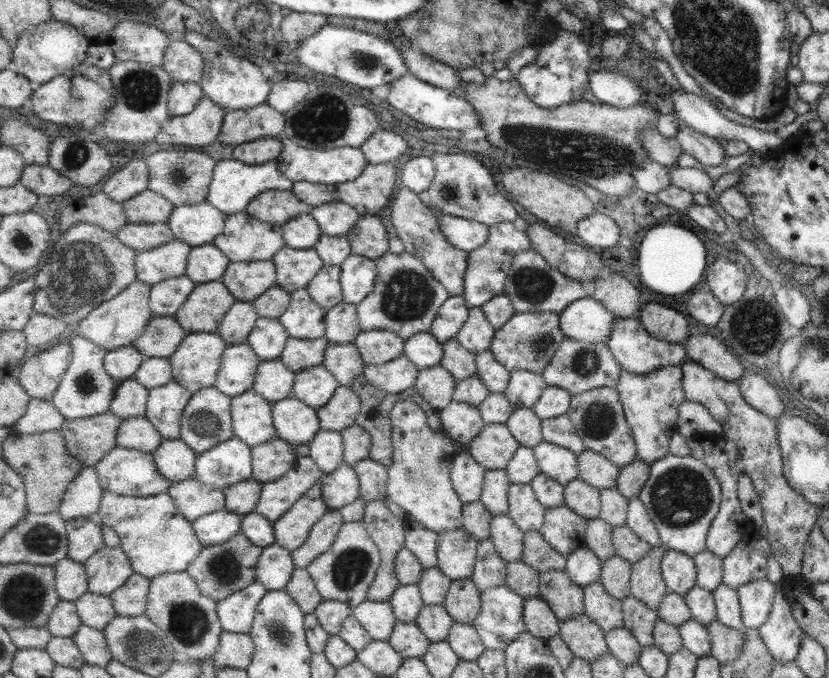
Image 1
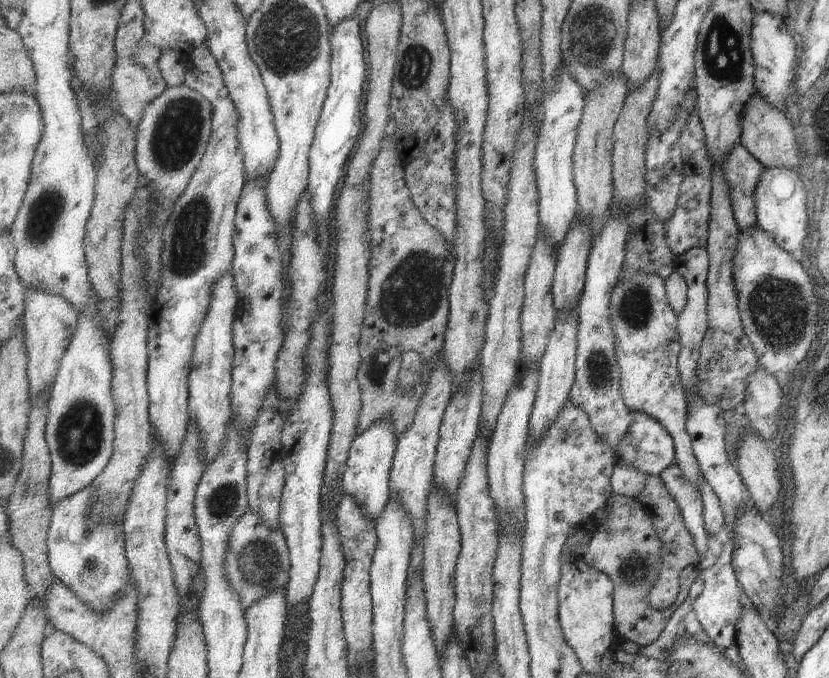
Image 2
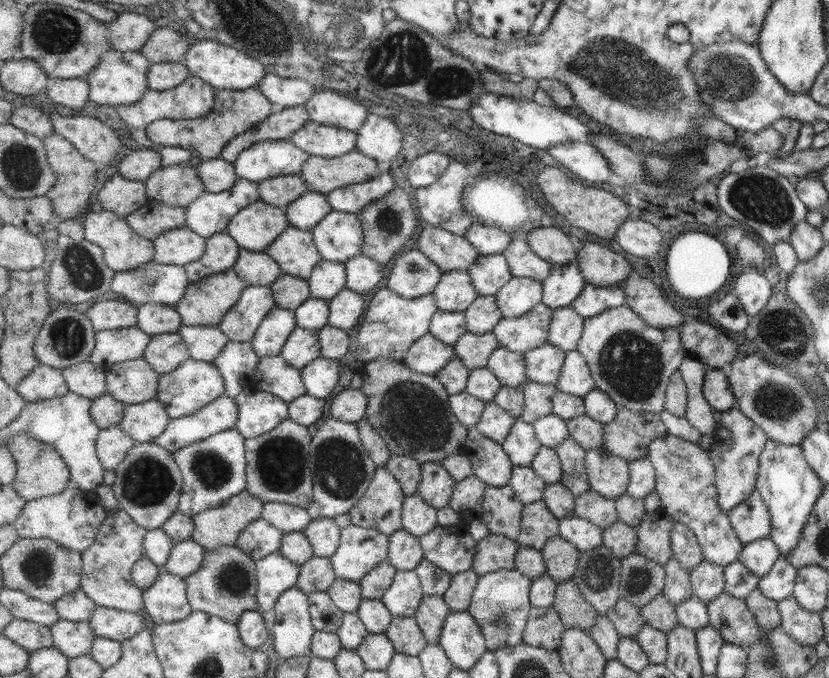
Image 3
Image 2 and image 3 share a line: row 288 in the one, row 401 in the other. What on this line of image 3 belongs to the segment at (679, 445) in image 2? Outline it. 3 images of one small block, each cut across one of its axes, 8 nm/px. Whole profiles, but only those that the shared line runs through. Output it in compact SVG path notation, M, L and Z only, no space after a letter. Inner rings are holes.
M628 304L610 308L600 315L584 319L584 335L580 340L578 351L588 360L597 389L611 396L619 408L655 414L661 414L666 409L666 392L672 376L684 363L684 357L691 354L685 349L679 328L655 328L643 320Z

